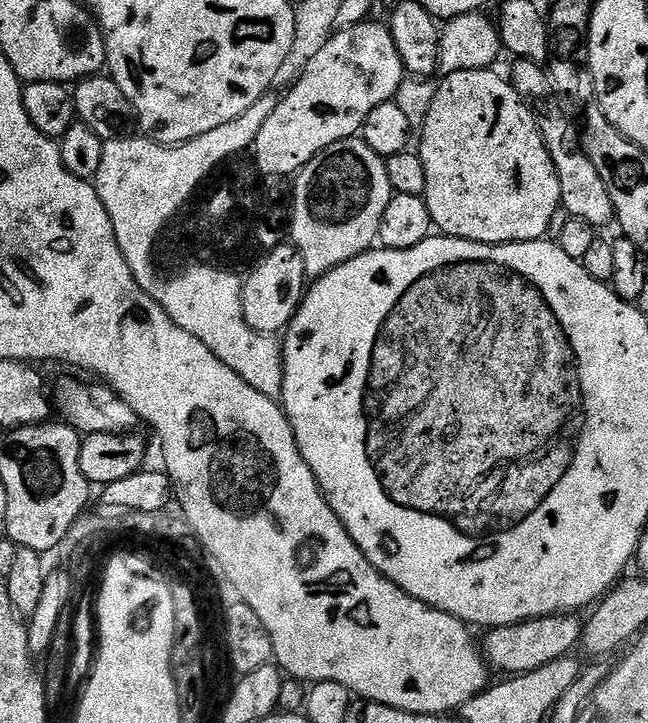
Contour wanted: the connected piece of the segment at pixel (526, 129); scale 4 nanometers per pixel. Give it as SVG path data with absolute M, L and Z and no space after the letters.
M475 68L474 70L462 70L461 72L449 72L443 77L444 81L439 81L436 93L434 94L434 102L430 102L430 114L426 114L426 122L424 127L418 136L418 144L420 140L420 148L418 147L418 154L422 158L422 166L426 166L426 190L424 191L423 198L428 204L428 209L432 215L433 225L443 235L456 236L459 240L473 240L479 244L517 244L518 242L526 242L527 240L538 240L549 235L548 227L552 224L552 219L556 216L556 211L561 211L562 205L560 202L560 187L558 186L558 174L554 170L554 162L550 158L550 154L546 150L546 142L542 142L542 134L540 133L540 127L536 121L536 116L533 114L532 109L525 104L523 98L518 95L514 90L511 79L502 77L496 73L496 70L489 70L486 68Z

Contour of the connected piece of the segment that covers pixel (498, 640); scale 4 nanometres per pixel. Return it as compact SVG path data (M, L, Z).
M572 614L543 616L533 620L524 620L521 624L511 624L505 628L490 628L483 633L482 651L484 659L500 674L519 674L533 672L555 660L569 655L572 647L582 640L582 624Z

